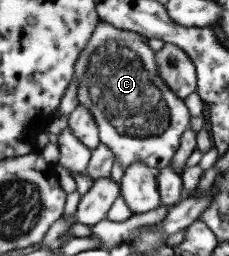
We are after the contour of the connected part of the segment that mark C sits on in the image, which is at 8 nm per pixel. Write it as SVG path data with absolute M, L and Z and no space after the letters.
M100 21L94 30L93 37L90 38L89 45L85 47L85 50L81 53L81 58L77 61L77 70L75 71L75 77L81 82L79 85L79 105L82 104L86 106L92 115L95 115L96 121L99 125L99 136L101 137L101 143L109 145L109 148L114 151L117 160L123 165L124 171L126 168L134 161L146 162L151 168L156 168L158 171L162 171L162 168L167 168L171 166L173 162L173 157L177 154L179 147L181 146L182 136L189 130L191 124L191 111L185 99L171 90L171 87L166 85L163 81L162 76L157 68L157 63L155 62L154 49L148 45L148 37L142 35L141 33L136 33L135 31L124 31L123 29L118 29L114 27L113 23L108 23L107 21Z

